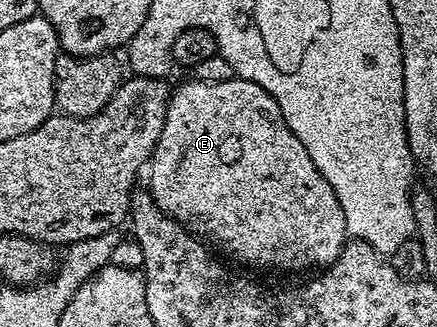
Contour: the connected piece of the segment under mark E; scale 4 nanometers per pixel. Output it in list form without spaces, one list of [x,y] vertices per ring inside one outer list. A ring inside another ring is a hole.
[[[237,77],[228,81],[220,81],[219,83],[199,83],[197,81],[189,81],[183,87],[175,86],[173,88],[170,104],[166,110],[166,120],[164,121],[164,129],[160,133],[157,145],[154,146],[154,154],[150,157],[148,164],[148,175],[150,171],[150,184],[148,190],[153,195],[160,210],[166,215],[171,215],[183,227],[189,229],[193,234],[201,237],[203,240],[209,241],[211,244],[219,243],[224,250],[230,251],[230,255],[234,259],[239,259],[242,263],[247,263],[250,267],[271,267],[274,271],[302,271],[305,267],[318,267],[314,269],[325,269],[336,261],[336,257],[342,248],[348,242],[346,233],[346,222],[344,221],[344,209],[340,209],[340,201],[336,197],[336,193],[332,193],[332,185],[328,185],[328,181],[324,181],[324,177],[320,173],[320,169],[316,169],[316,165],[312,165],[312,157],[308,157],[308,149],[304,149],[304,145],[300,145],[300,137],[296,137],[296,133],[292,133],[292,129],[288,129],[288,125],[284,121],[284,113],[280,113],[280,105],[276,105],[276,101],[264,89],[260,89],[260,85],[256,85],[247,79],[239,79]]]

